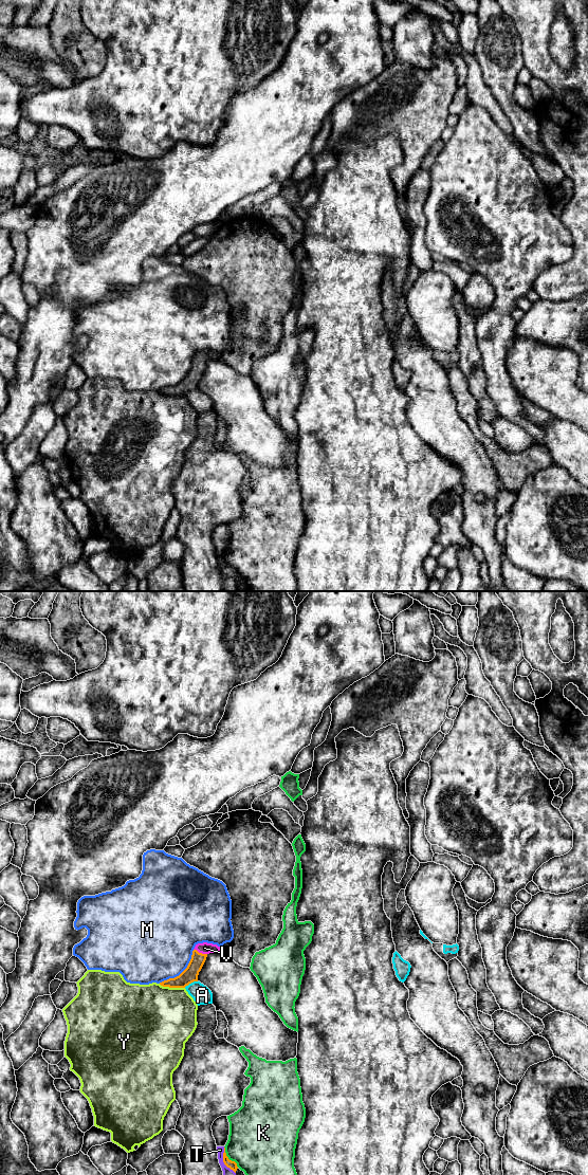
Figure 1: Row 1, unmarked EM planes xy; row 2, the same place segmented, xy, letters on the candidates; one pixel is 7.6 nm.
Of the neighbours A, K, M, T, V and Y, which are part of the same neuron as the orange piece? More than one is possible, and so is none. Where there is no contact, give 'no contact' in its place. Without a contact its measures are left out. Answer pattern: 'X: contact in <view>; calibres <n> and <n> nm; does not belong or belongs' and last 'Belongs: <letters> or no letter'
A: contact in xy; calibres 120 and 140 nm; does not belong
K: contact in xy; calibres 60 and 440 nm; does not belong
M: contact in xy; calibres 120 and 480 nm; does not belong
T: contact in xy; calibres 60 and 100 nm; does not belong
V: contact in xy; calibres 120 and 90 nm; belongs
Y: contact in xy; calibres 120 and 480 nm; does not belong
Belongs: V

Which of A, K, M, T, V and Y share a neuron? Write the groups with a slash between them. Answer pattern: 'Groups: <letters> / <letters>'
Groups: A / K / M / T / V / Y

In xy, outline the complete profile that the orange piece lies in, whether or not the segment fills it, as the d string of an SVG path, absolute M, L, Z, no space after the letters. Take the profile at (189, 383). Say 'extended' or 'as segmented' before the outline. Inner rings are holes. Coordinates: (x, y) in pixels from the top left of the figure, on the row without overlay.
extended; M207 350L196 352L187 375L179 384L164 388L160 390L160 392L169 396L185 396L189 391L198 389L199 380L201 379L207 363L219 359L220 354L217 352Z

